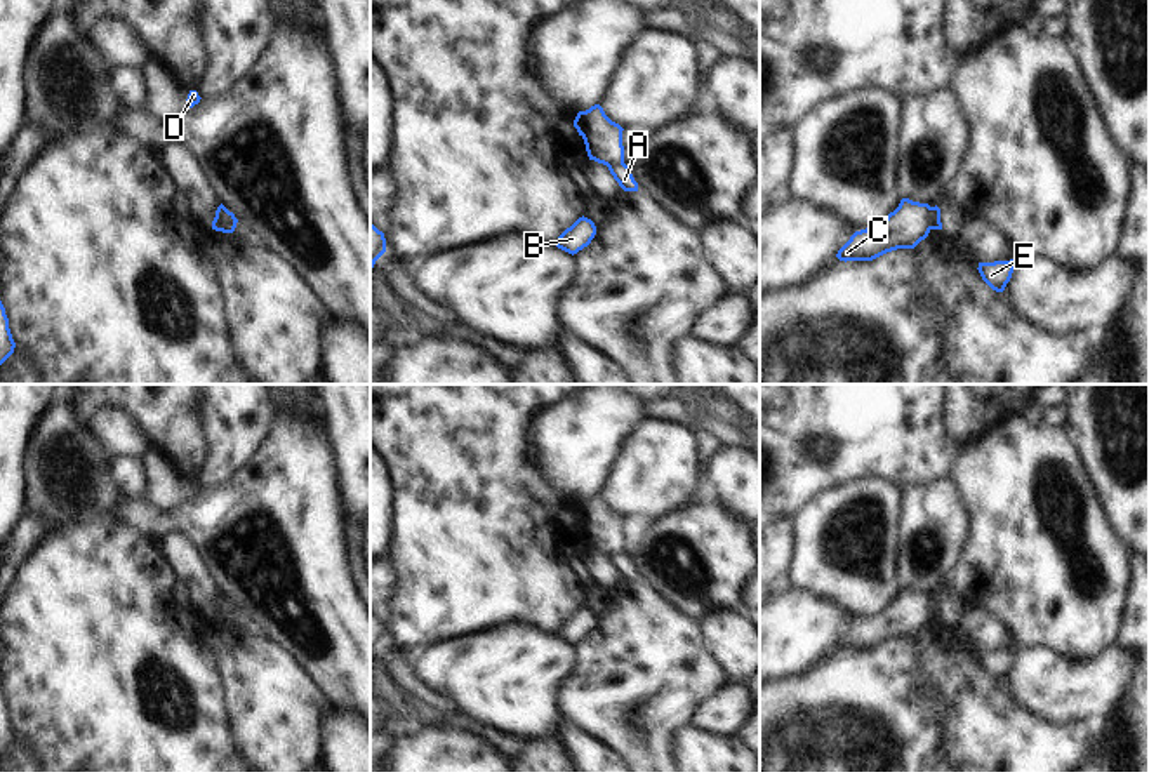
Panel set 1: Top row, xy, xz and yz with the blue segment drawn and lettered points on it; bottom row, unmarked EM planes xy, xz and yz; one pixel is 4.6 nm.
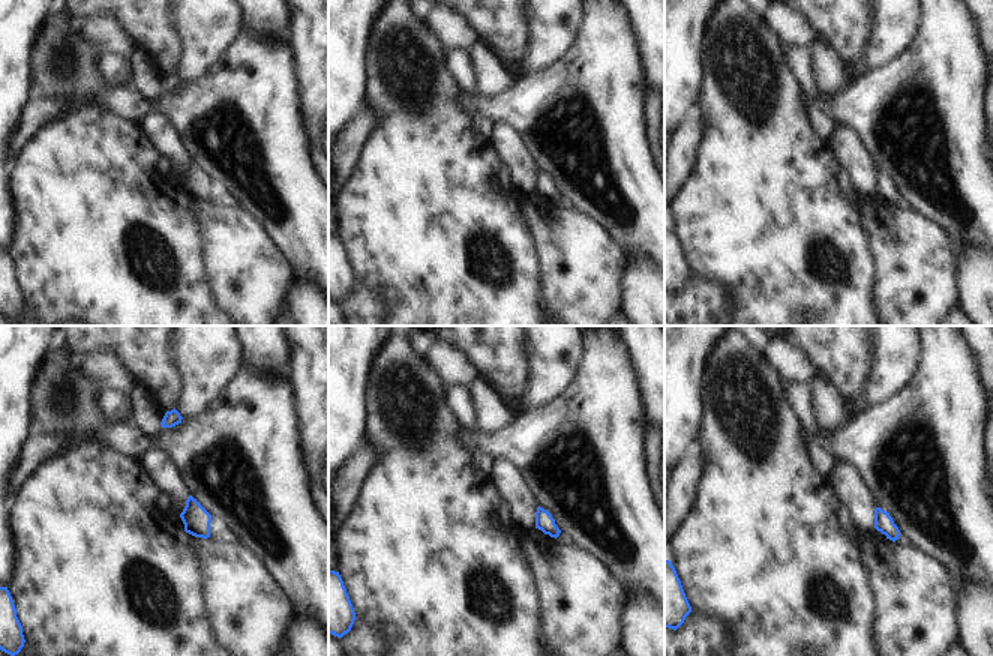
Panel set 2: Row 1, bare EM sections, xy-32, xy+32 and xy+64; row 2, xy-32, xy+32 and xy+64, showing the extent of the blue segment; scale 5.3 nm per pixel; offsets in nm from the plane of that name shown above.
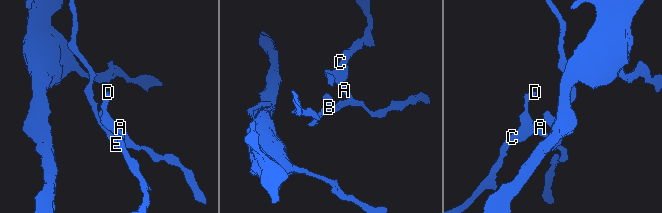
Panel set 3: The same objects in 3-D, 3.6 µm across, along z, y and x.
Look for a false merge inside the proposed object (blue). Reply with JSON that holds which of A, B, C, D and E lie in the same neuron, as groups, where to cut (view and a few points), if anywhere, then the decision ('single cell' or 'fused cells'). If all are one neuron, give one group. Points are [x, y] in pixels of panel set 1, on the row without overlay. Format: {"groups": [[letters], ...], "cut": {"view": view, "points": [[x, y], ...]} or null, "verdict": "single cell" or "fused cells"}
{"groups": [["A", "B", "E"], ["C", "D"]], "cut": {"view": "xy", "points": [[228, 600], [225, 609], [230, 621]]}, "verdict": "fused cells"}

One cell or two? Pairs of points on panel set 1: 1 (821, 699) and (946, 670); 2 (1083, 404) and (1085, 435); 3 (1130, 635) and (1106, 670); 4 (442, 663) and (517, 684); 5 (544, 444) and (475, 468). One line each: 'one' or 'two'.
1: two
2: one
3: two
4: one
5: two

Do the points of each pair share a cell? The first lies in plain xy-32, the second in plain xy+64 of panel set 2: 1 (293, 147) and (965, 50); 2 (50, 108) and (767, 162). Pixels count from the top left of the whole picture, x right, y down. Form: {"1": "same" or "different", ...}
{"1": "same", "2": "different"}

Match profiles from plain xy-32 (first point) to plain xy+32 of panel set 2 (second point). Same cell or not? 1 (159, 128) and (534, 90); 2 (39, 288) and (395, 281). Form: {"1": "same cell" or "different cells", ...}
{"1": "different cells", "2": "same cell"}

